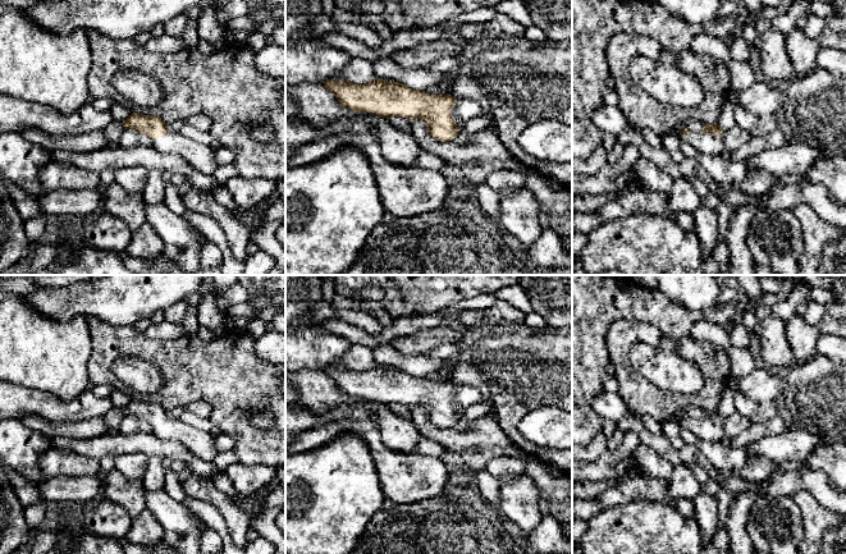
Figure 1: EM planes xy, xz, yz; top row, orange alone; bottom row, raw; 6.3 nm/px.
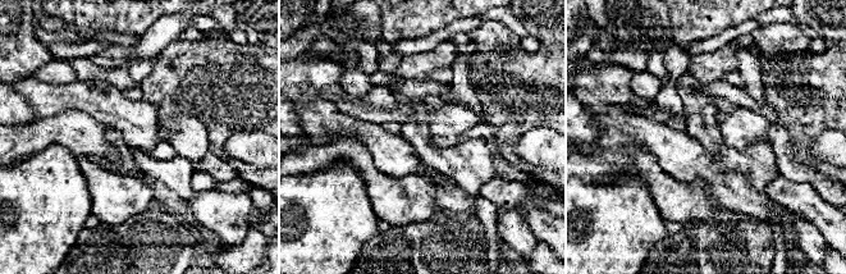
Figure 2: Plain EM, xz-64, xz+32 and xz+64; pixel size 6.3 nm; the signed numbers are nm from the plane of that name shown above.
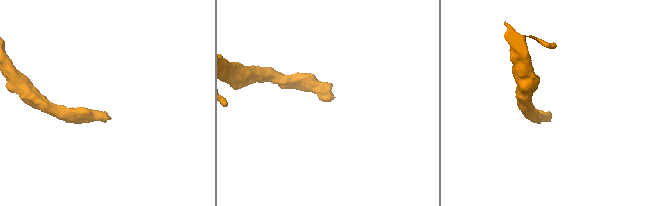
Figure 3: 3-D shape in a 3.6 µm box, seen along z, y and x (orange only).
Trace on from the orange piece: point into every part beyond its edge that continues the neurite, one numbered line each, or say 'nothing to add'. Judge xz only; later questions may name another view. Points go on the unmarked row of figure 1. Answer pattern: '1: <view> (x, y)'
1: xz (463, 397)

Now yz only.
1: yz (703, 429)

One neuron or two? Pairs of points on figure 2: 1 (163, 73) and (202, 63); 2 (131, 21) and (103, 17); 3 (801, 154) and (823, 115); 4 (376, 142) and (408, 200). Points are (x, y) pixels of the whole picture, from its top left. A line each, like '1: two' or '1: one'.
1: one
2: one
3: one
4: two

